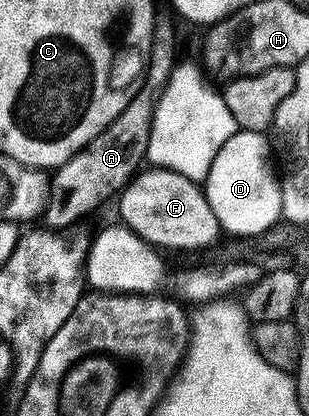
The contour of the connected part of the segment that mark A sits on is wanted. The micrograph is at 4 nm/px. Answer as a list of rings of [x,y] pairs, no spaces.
[[[138,98],[128,100],[128,108],[124,108],[124,112],[120,112],[104,132],[100,132],[100,136],[93,138],[80,153],[73,154],[63,166],[53,171],[44,211],[45,225],[49,229],[60,232],[71,227],[68,225],[92,213],[100,202],[121,195],[131,178],[139,173],[138,161],[146,158],[150,139],[150,118],[141,118],[137,114],[139,104]]]

